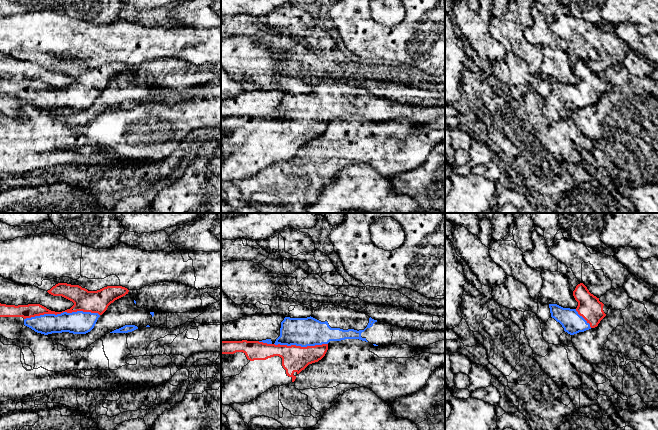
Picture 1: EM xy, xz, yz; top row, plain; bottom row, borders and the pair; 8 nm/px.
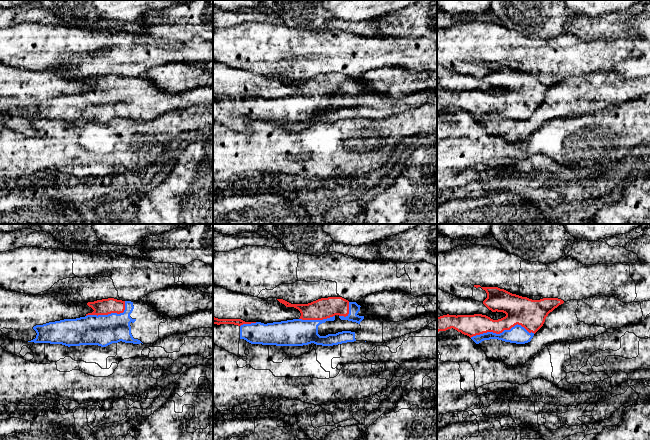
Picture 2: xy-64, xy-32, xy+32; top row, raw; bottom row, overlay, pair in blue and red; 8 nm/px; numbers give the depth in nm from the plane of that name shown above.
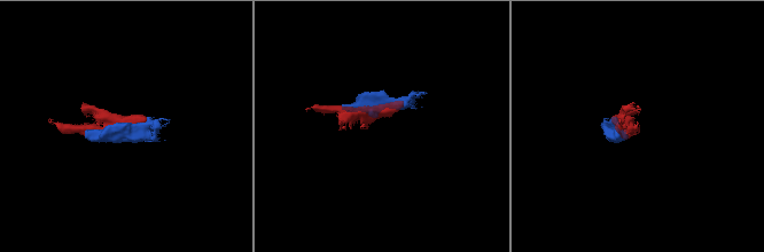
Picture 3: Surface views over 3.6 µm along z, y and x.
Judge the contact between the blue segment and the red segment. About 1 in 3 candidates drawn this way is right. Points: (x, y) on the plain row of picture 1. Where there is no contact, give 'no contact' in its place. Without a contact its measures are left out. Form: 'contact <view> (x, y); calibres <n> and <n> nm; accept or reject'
contact xy (61, 89); calibres 180 and 180 nm; accept

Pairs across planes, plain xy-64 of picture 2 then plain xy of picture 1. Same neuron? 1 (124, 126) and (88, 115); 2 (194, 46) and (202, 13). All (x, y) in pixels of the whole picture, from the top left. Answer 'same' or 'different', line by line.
1: different
2: different

